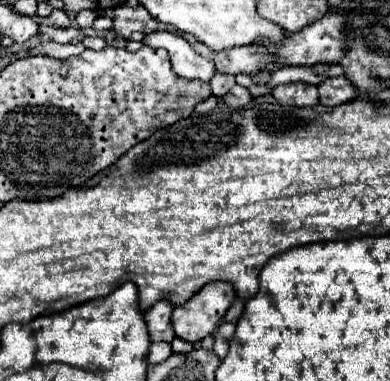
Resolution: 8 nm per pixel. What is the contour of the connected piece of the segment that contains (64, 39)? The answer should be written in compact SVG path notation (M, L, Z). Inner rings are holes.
M39 25L39 34L47 34L51 39L57 43L65 44L72 42L75 38L79 42L82 42L85 39L81 28L72 28L59 29L47 25Z

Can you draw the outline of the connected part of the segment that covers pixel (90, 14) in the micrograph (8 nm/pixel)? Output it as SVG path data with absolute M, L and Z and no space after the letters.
M83 9L83 11L79 11L79 13L75 15L77 25L83 27L83 29L89 29L95 19L97 19L97 11L89 11L89 9Z

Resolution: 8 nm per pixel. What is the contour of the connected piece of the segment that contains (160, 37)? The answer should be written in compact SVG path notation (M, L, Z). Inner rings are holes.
M149 33L143 39L144 45L151 48L167 49L171 67L177 75L187 79L201 79L209 81L215 73L215 65L193 51L193 47L175 33Z

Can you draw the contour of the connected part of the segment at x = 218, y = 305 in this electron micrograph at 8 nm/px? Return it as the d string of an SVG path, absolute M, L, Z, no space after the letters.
M211 283L203 287L191 301L173 309L171 325L179 339L189 343L199 343L207 335L215 333L225 311L237 299L233 285Z

